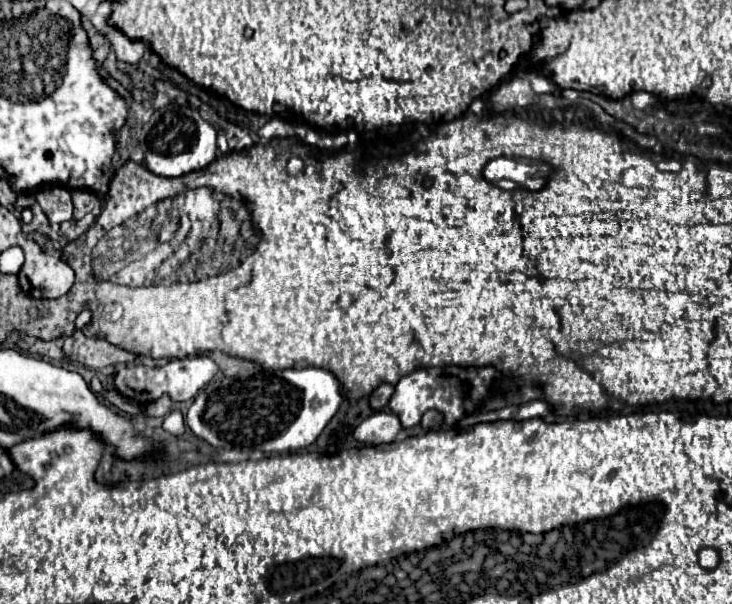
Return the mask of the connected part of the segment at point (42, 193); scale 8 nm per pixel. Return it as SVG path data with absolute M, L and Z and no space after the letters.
M61 183L45 185L35 193L35 199L51 223L63 223L73 219L71 191L67 191L67 187L63 187Z

